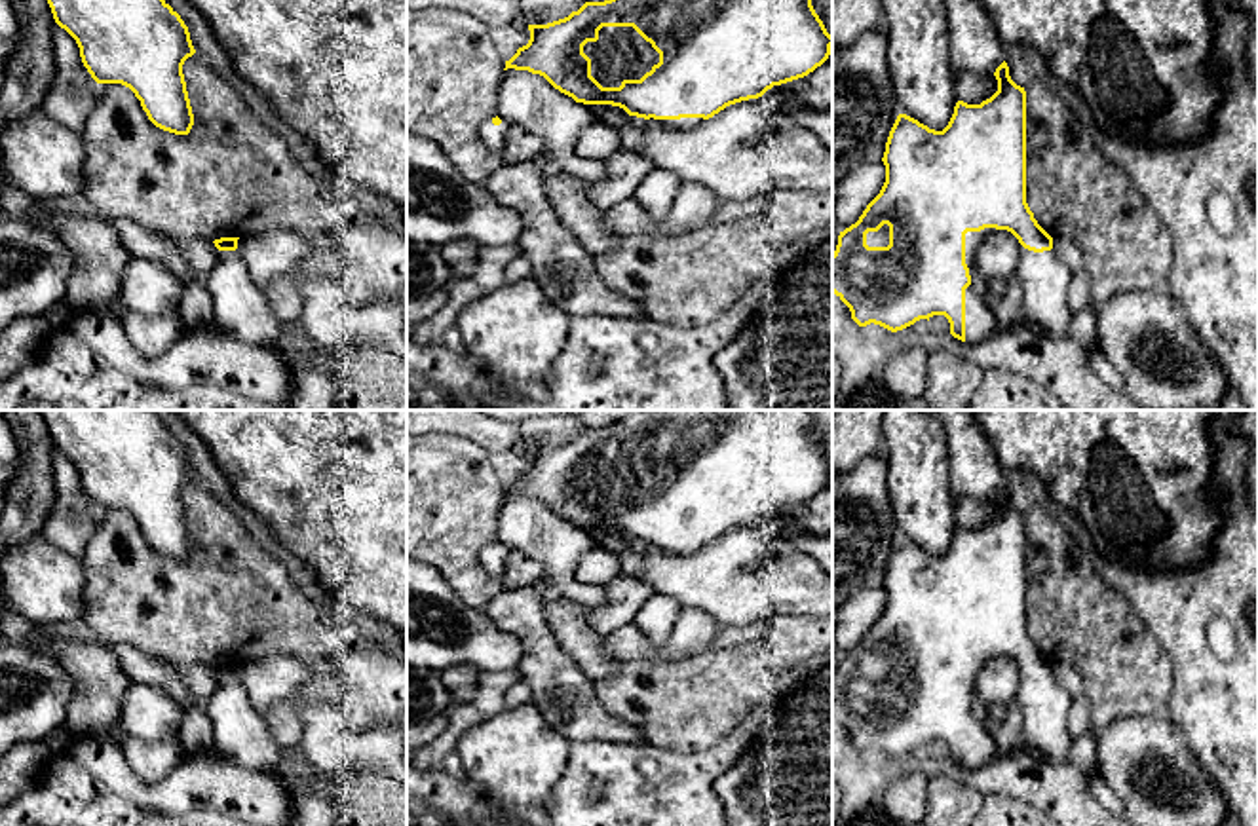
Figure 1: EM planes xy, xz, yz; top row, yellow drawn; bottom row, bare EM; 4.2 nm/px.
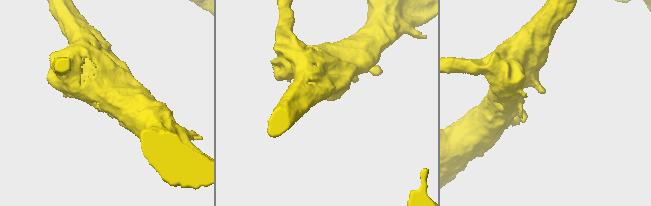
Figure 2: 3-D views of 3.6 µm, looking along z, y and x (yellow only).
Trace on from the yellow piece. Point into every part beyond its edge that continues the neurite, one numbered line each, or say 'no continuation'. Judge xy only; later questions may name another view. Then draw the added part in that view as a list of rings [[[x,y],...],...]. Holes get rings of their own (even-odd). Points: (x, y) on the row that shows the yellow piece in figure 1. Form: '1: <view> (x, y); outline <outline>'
1: xy (240, 308); outline [[[220,251],[203,283],[213,296],[213,325],[243,342],[277,346],[281,321],[253,283],[239,251]]]

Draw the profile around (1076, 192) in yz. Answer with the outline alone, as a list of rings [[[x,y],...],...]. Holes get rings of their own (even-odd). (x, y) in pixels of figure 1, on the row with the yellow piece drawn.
[[[1036,78],[1026,91],[1026,203],[1051,237],[1070,237],[1091,275],[1091,308],[1119,292],[1167,291],[1172,239],[1127,173],[1095,146],[1095,127],[1072,118],[1068,106]]]

